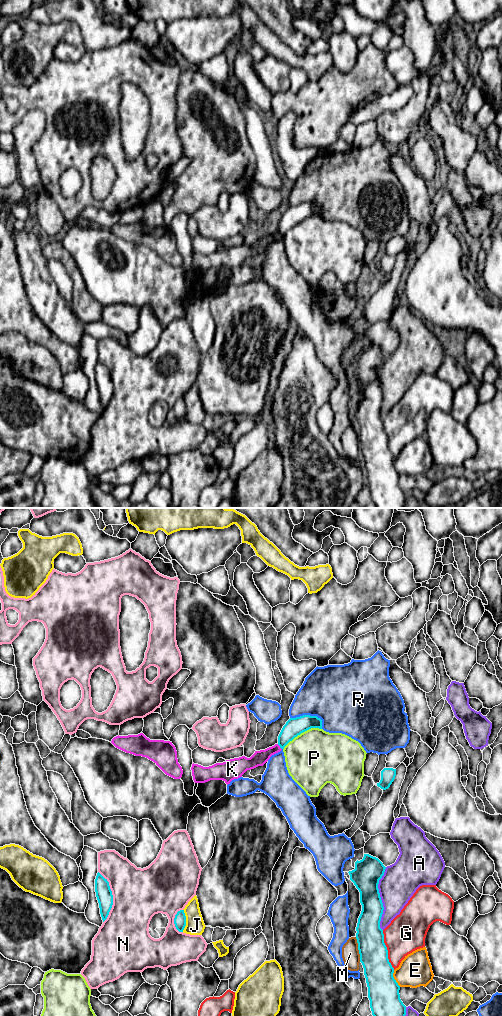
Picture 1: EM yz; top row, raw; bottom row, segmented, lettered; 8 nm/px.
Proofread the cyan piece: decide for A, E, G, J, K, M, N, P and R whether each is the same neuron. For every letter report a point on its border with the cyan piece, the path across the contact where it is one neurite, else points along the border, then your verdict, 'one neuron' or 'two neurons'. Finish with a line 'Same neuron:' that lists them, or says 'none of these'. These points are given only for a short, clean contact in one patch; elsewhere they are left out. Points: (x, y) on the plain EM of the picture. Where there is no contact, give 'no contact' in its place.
A: contact yz (380, 387); two neurons
E: contact yz (393, 466); two neurons
G: contact yz (387, 438); two neurons
J: contact yz (185, 408); two neurons
K: contact yz (280, 235); border yz (277, 232), (281, 237); two neurons
M: contact yz (358, 437); two neurons
N: contact yz (112, 385); two neurons
P: contact yz (301, 220); two neurons
R: contact yz (309, 203); two neurons
Same neuron: none of these

